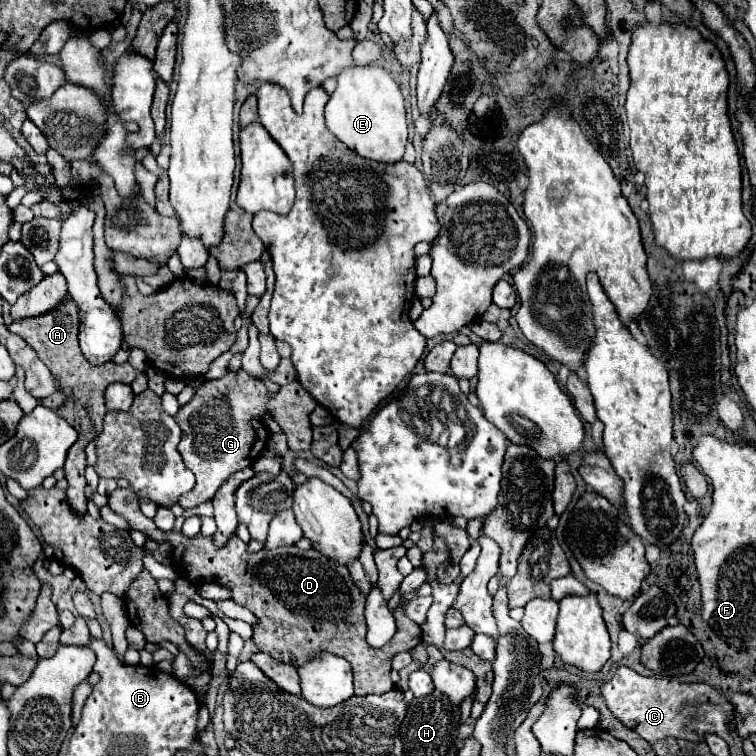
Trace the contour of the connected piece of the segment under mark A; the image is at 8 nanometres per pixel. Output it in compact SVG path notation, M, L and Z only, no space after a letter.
M72 299L64 301L56 311L46 313L42 317L32 317L32 319L20 319L14 321L8 327L12 333L20 335L42 359L42 363L50 369L50 373L54 375L54 381L58 385L58 389L66 395L66 403L56 411L60 417L64 417L68 423L72 423L72 427L78 431L78 439L76 443L70 447L68 457L66 457L66 481L68 481L68 489L66 489L66 501L70 505L72 511L78 511L80 515L86 513L86 505L88 499L84 495L86 489L86 479L84 479L84 469L86 469L86 455L84 449L86 445L98 437L100 429L102 429L102 419L106 415L106 407L104 407L104 391L110 383L132 383L132 379L136 377L136 369L132 365L128 367L118 367L118 365L90 365L86 361L86 357L82 355L80 347L78 347L78 307Z

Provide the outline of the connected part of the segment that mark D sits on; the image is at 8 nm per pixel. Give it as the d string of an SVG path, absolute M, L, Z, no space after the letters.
M114 489L108 495L108 507L126 517L136 531L146 531L154 541L168 541L174 547L178 571L192 583L218 581L232 589L232 599L238 605L248 607L260 621L254 627L254 643L260 651L272 655L282 663L290 663L300 667L308 657L320 651L328 651L340 655L350 661L354 677L354 693L370 695L370 693L386 693L394 689L390 679L392 657L400 651L410 651L418 643L422 643L420 625L410 621L402 609L394 613L396 617L396 633L388 645L380 649L372 649L366 643L366 621L364 621L364 605L366 595L358 591L352 583L346 567L338 565L334 559L324 557L316 549L302 551L296 545L278 547L278 549L262 549L258 553L248 553L246 543L240 537L232 537L224 547L216 547L210 537L202 533L194 539L184 537L182 533L164 533L160 531L152 519L148 519L138 507L138 495L128 489Z

